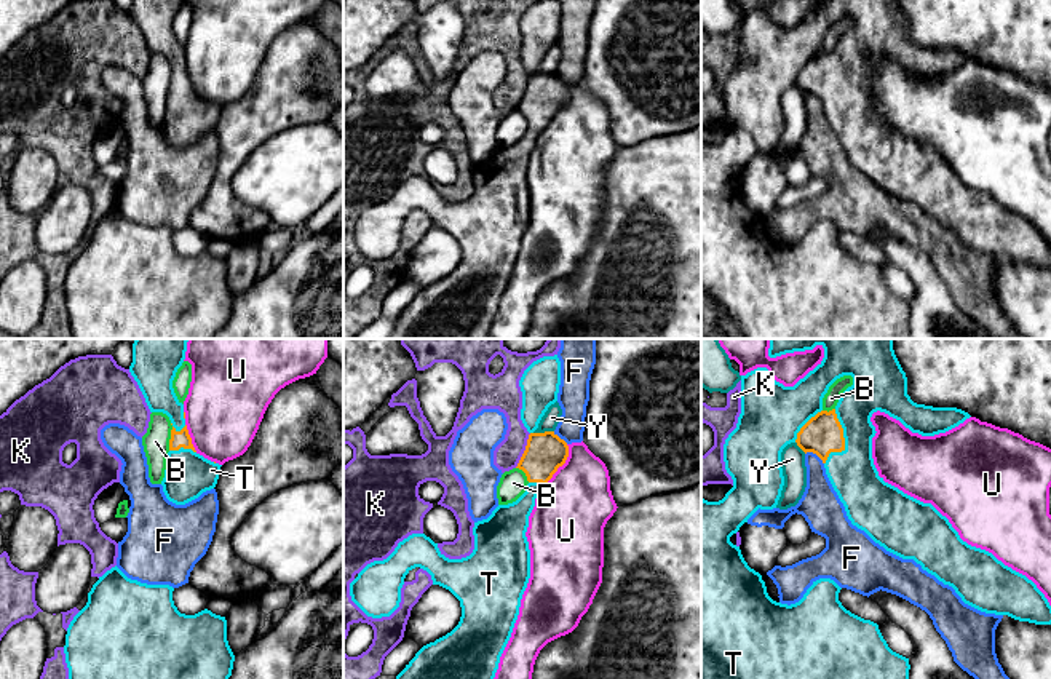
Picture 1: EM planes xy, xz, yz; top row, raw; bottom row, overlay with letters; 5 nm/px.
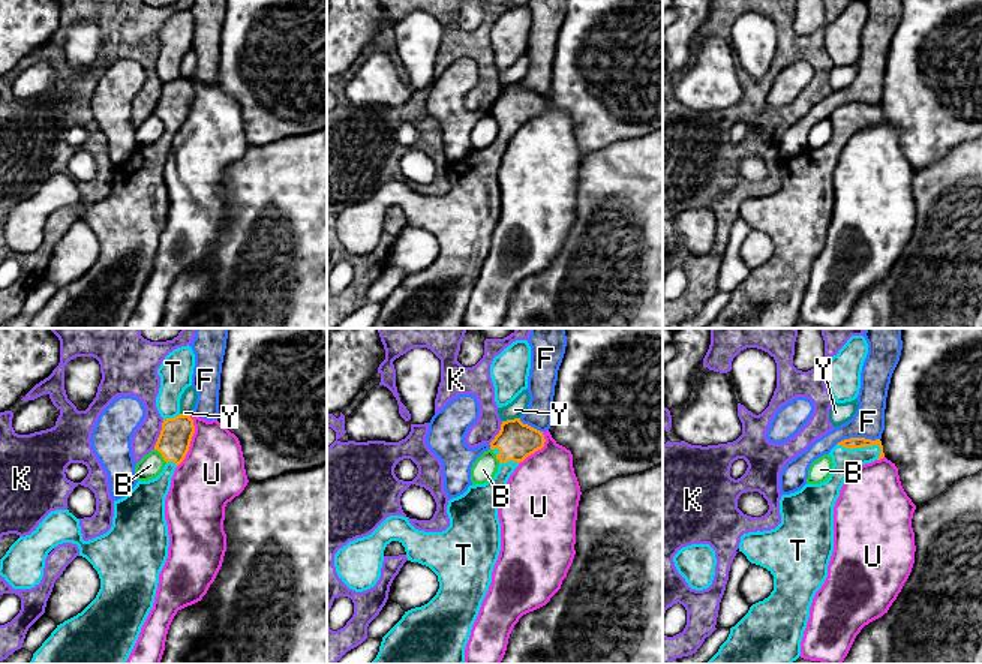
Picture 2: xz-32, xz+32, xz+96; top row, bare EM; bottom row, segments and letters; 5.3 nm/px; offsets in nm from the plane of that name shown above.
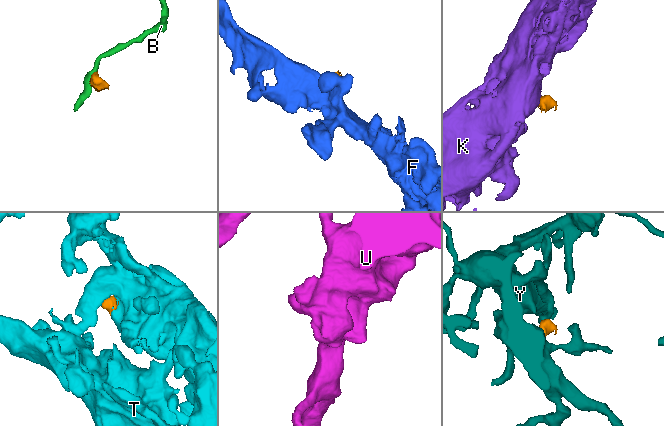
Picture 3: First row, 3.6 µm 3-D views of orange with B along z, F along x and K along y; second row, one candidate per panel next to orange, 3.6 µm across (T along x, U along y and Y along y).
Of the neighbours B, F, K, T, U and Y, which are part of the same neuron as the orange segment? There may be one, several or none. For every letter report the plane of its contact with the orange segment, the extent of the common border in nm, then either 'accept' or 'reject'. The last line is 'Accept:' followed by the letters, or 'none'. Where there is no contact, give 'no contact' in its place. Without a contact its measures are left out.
B: xy | 140 nm | reject
F: yz | 110 nm | reject
K: xz | 190 nm | reject
T: yz | 280 nm | accept
U: xz | 240 nm | reject
Y: xz | 110 nm | reject
Accept: T

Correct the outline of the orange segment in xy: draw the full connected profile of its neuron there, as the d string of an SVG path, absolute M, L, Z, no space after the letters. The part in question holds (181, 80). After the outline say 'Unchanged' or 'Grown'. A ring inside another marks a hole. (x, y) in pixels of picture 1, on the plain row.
M133 0L129 8L150 54L163 54L171 62L169 94L161 128L166 141L176 147L185 147L214 131L222 109L200 97L192 86L184 46L173 30L173 22L184 2Z. Grown

